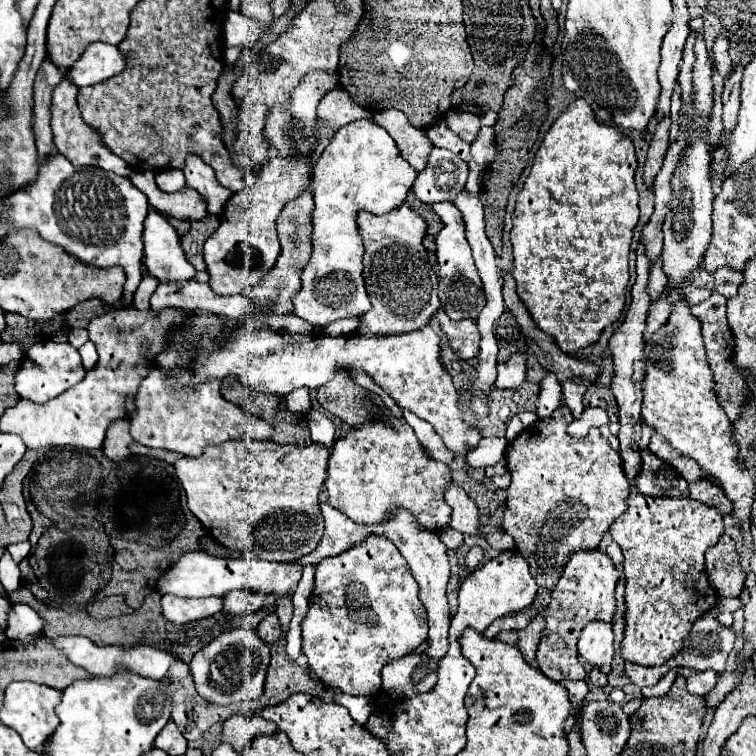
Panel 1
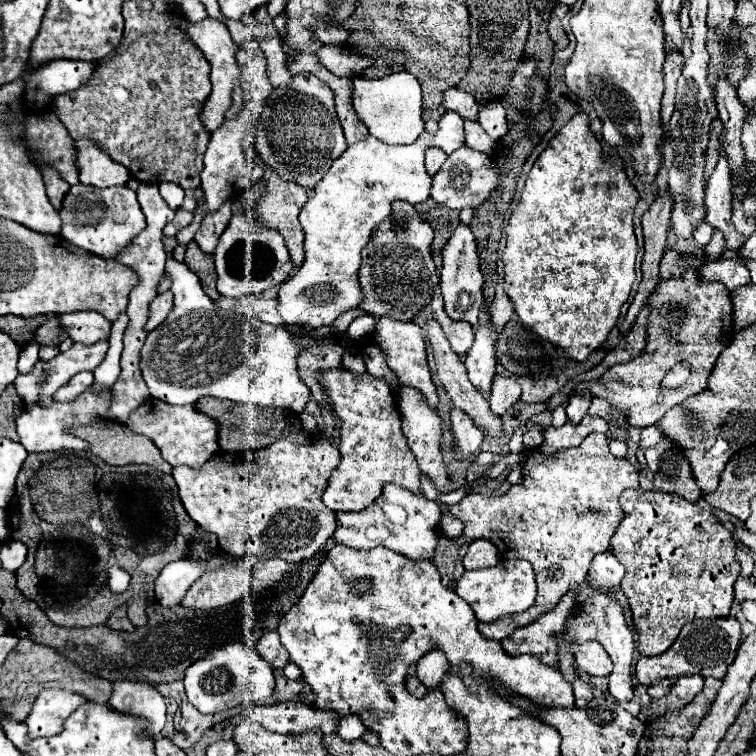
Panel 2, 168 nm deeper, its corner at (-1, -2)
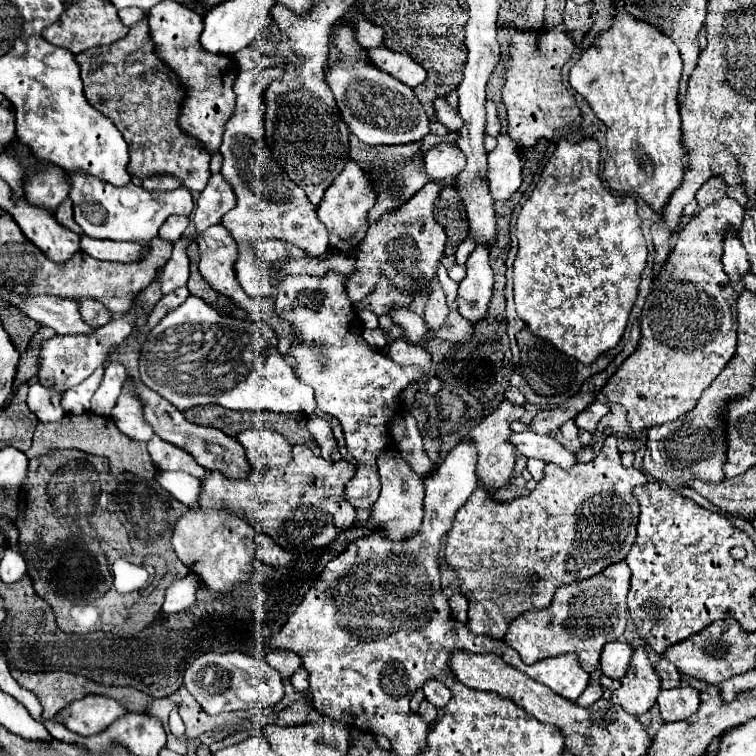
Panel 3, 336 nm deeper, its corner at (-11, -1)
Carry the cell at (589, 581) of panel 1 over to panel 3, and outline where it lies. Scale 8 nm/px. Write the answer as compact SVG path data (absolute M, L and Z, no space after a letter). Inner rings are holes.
M632 643L632 661L626 675L620 679L620 687L612 693L612 701L632 715L648 711L660 693L660 679L648 659L644 645Z

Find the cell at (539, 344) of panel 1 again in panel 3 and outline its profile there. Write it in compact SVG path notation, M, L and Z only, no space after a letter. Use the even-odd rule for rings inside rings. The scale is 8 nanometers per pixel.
M724 197L704 211L694 215L690 223L678 233L676 247L670 253L660 277L654 281L650 295L646 297L642 309L642 339L638 349L620 365L620 369L610 377L608 385L604 387L604 395L612 403L624 405L628 411L628 423L634 431L644 431L656 425L664 425L668 421L678 419L680 415L688 413L696 401L700 399L702 391L714 381L714 377L724 369L732 353L736 351L736 291L730 285L726 271L722 269L722 239L726 227L740 229L744 217L744 209L730 197Z

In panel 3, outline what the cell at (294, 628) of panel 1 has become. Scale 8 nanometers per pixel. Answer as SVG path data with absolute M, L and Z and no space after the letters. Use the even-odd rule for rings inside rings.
M300 667L300 671L296 671L294 675L292 675L292 685L294 685L294 689L296 691L300 691L300 693L306 693L308 695L308 699L310 699L310 693L308 693L308 671L304 669L304 667Z

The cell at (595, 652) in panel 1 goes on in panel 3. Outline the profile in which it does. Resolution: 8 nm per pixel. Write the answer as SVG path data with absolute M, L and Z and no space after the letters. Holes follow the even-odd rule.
M610 641L604 645L600 655L600 671L610 679L620 679L628 669L632 649L624 641Z

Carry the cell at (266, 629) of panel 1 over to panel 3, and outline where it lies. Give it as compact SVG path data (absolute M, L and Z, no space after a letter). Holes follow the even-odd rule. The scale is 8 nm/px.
M274 649L272 653L268 653L266 661L270 663L270 667L278 669L280 675L286 677L286 679L290 679L294 675L294 671L302 665L300 657L294 651L278 651L278 649Z

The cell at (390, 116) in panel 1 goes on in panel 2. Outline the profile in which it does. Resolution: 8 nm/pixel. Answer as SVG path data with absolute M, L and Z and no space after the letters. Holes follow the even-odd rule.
M430 148L426 152L426 172L434 176L438 172L438 168L444 164L444 160L446 160L446 154L440 148Z

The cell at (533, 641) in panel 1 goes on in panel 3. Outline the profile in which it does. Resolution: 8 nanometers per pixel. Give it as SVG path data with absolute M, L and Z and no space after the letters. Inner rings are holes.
M626 561L608 565L594 577L588 577L576 585L562 585L550 607L544 611L526 611L510 625L504 641L516 649L526 665L532 665L544 657L574 653L580 667L592 673L598 667L600 651L604 643L620 639L626 629L626 593L630 587L630 569Z

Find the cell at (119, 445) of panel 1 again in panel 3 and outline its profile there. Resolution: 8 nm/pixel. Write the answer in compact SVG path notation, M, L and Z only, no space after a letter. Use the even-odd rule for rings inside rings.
M82 413L82 415L66 415L58 423L38 423L34 433L34 443L26 451L26 455L32 459L36 455L46 455L56 449L80 449L94 455L104 455L110 459L110 467L114 471L132 471L140 475L142 479L152 479L158 475L158 467L152 461L146 443L134 441L128 435L124 435L116 423L112 423L110 417L102 417L96 413Z

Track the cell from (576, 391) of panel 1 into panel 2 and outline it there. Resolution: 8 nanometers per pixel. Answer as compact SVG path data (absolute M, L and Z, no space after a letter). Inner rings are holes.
M584 390L584 392L580 392L580 394L570 396L570 404L566 406L568 420L570 420L572 424L578 424L578 422L586 416L590 402L592 402L592 394L590 394L588 390Z

